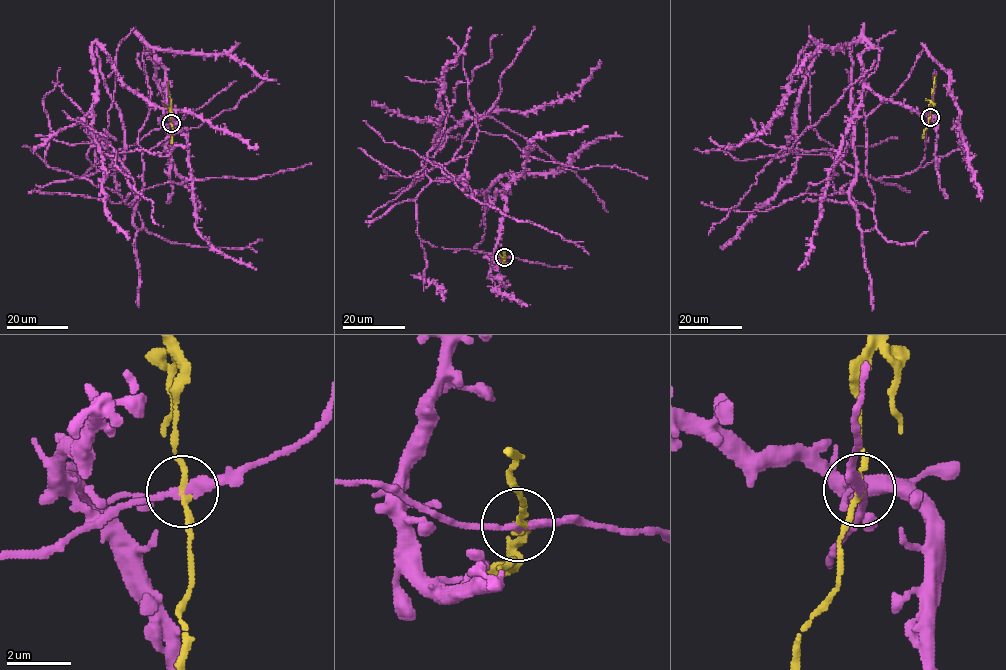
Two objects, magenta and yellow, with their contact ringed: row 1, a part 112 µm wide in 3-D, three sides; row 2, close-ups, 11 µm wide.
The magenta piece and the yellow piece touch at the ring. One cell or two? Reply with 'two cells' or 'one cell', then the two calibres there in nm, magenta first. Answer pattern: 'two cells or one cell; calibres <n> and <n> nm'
two cells; calibres 260 and 170 nm

